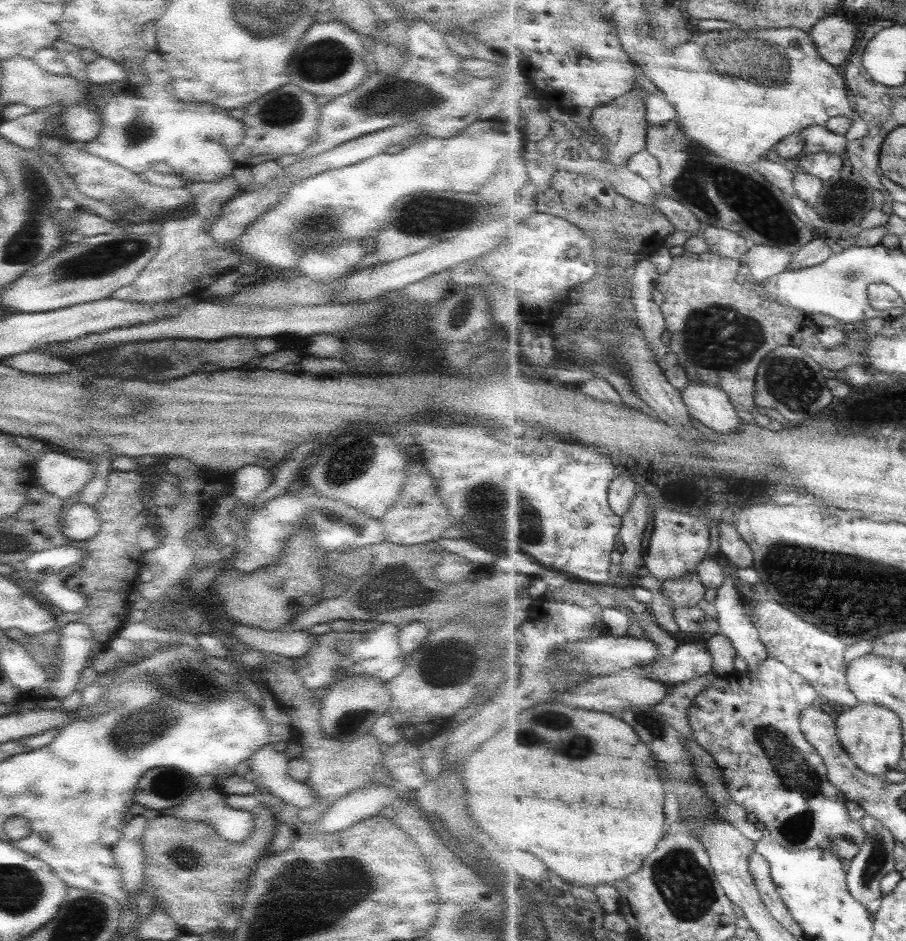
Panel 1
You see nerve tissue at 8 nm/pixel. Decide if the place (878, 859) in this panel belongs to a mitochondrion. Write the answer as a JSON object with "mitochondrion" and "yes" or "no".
{"mitochondrion":"yes"}

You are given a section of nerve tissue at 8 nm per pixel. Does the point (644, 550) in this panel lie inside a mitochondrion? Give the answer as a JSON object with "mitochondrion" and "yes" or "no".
{"mitochondrion":"no"}

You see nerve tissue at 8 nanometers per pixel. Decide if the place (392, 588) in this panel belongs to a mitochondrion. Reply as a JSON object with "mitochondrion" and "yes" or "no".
{"mitochondrion":"yes"}

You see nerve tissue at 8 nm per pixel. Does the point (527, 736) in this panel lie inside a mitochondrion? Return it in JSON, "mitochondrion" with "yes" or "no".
{"mitochondrion":"yes"}

